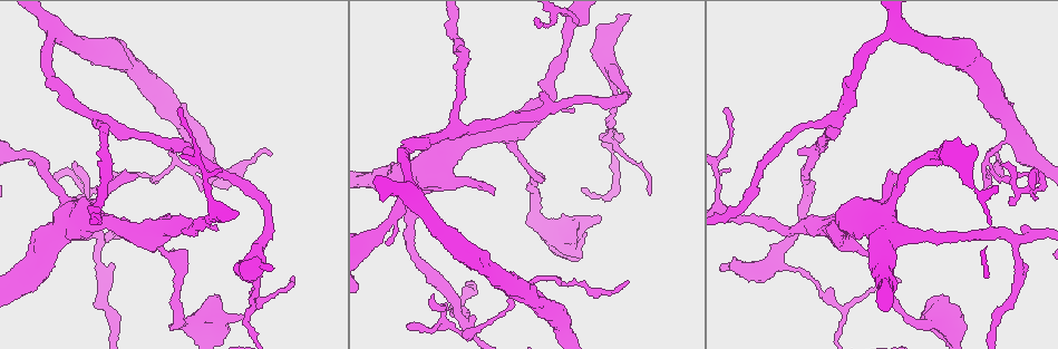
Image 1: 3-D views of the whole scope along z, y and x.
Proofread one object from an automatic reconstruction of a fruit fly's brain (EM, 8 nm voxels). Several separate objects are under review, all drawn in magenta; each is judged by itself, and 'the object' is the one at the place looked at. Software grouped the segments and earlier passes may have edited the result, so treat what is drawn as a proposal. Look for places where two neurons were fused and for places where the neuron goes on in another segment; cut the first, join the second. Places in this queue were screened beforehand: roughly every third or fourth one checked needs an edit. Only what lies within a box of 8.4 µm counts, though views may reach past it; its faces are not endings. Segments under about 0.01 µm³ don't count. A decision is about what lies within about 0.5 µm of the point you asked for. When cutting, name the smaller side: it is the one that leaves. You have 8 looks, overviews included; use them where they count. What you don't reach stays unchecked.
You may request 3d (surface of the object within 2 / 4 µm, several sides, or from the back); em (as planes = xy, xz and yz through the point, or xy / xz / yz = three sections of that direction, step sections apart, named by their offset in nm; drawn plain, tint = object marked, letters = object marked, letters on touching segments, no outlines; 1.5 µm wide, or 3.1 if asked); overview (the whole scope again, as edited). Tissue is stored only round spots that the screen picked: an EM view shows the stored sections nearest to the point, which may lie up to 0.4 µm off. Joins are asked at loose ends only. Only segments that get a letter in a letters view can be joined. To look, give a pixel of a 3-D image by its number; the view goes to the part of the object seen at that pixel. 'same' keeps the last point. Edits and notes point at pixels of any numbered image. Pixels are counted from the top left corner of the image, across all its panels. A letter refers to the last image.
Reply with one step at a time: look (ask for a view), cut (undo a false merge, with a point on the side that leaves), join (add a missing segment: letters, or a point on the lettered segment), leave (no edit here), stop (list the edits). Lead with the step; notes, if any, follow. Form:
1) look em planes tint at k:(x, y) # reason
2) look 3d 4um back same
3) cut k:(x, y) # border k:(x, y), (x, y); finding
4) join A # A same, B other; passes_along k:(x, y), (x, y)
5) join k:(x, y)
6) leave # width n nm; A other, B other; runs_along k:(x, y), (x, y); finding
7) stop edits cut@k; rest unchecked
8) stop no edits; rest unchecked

look em planes plain at 1:(88, 189) # arms part here

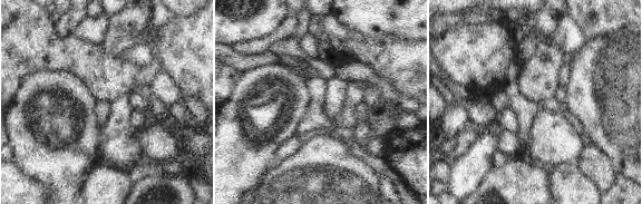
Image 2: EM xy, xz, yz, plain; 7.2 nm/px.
look em planes letters same # what lies round it

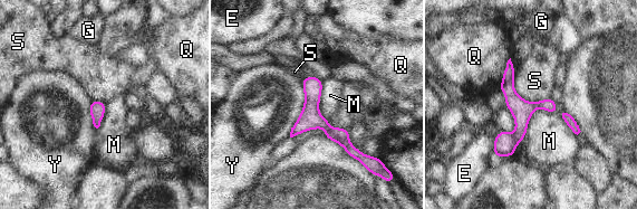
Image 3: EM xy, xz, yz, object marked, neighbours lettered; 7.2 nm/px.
leave # width 110 nm; E other, G other, M other, Q other, S other, Y other; border 3:(514, 73), (524, 100), (550, 98); all the same neuron

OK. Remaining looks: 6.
look em planes letters at 1:(493, 193) # branch stops here

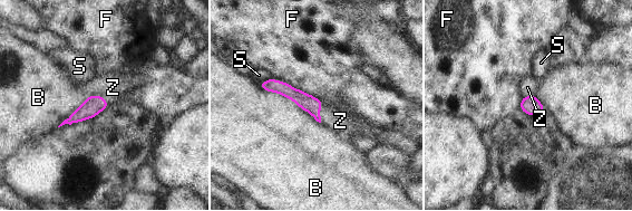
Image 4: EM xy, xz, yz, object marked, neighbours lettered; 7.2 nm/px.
join Z # B other, F other, S other, Z same; passes_along 4:(94, 104), (99, 96), (113, 87); it goes on there

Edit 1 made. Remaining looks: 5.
look em planes letters at 1:(984, 186) # an open end

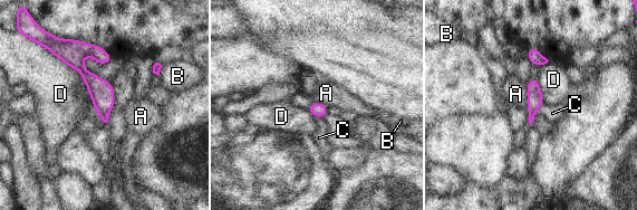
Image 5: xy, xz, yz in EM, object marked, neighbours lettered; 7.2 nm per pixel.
leave # A other, B other, C other, D other; border 5:(525, 85), (528, 107); none of them fits

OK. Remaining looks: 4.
stop edits join@4; rest unchecked

